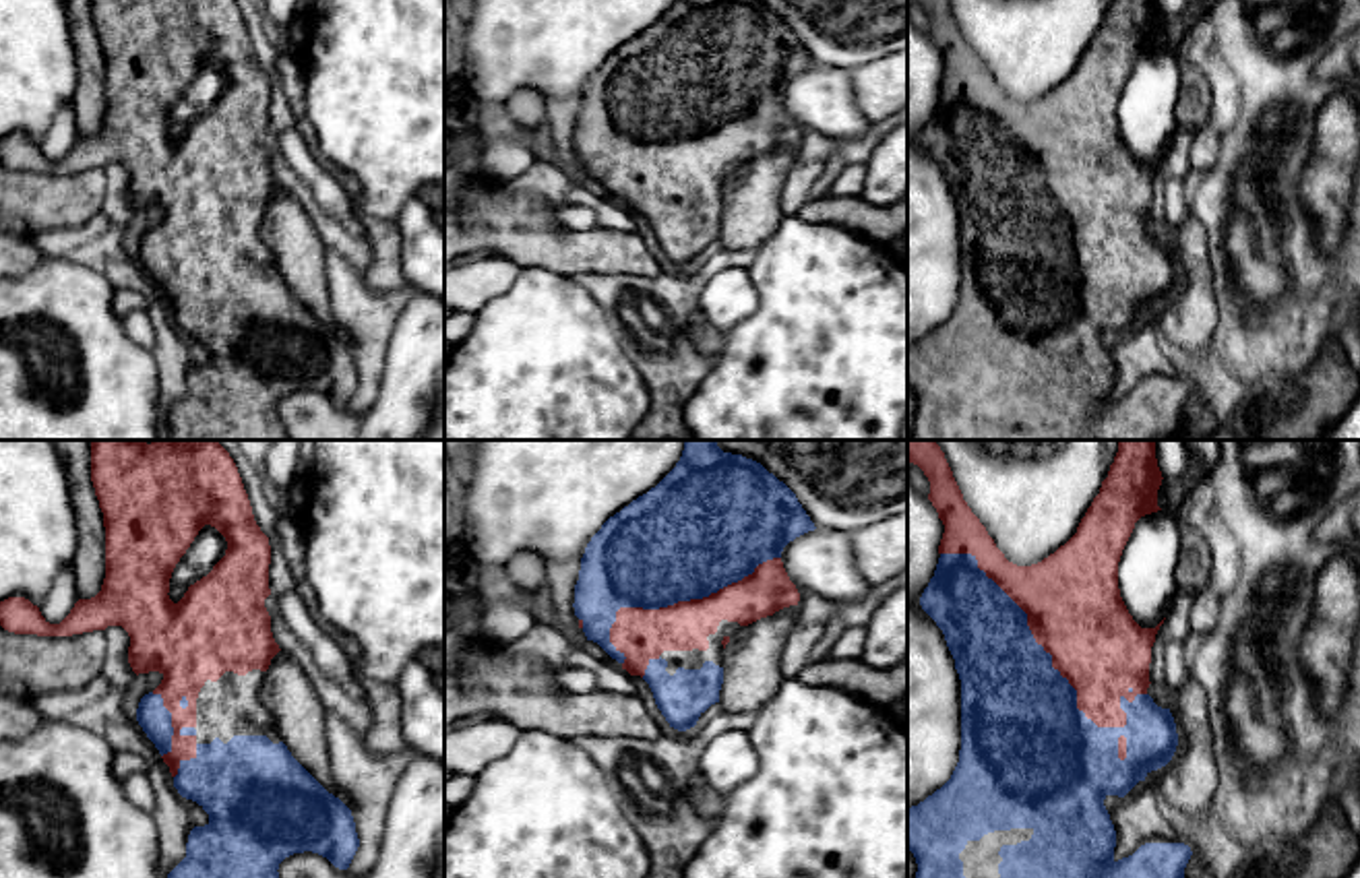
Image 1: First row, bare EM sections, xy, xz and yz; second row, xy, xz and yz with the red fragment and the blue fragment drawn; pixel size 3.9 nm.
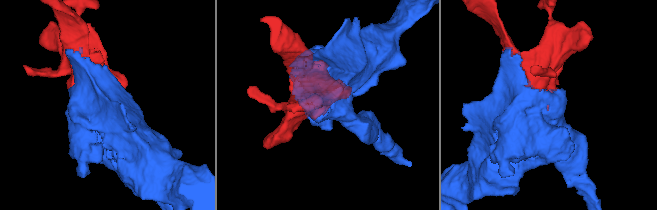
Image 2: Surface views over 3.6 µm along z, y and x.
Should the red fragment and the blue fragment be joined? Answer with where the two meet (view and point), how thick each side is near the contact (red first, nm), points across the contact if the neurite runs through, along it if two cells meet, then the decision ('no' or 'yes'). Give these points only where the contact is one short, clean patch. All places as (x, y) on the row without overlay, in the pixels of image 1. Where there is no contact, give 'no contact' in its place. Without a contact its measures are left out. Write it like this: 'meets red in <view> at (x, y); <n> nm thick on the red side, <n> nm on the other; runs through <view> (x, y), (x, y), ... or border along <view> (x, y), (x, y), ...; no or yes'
meets red in yz at (1036, 178); 380 nm thick on the red side, 400 nm on the other; yes

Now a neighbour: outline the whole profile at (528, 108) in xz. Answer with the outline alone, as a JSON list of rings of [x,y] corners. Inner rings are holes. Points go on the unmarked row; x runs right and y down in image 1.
[[[517,91],[506,103],[506,114],[513,122],[533,130],[546,122],[546,97],[537,91]]]

